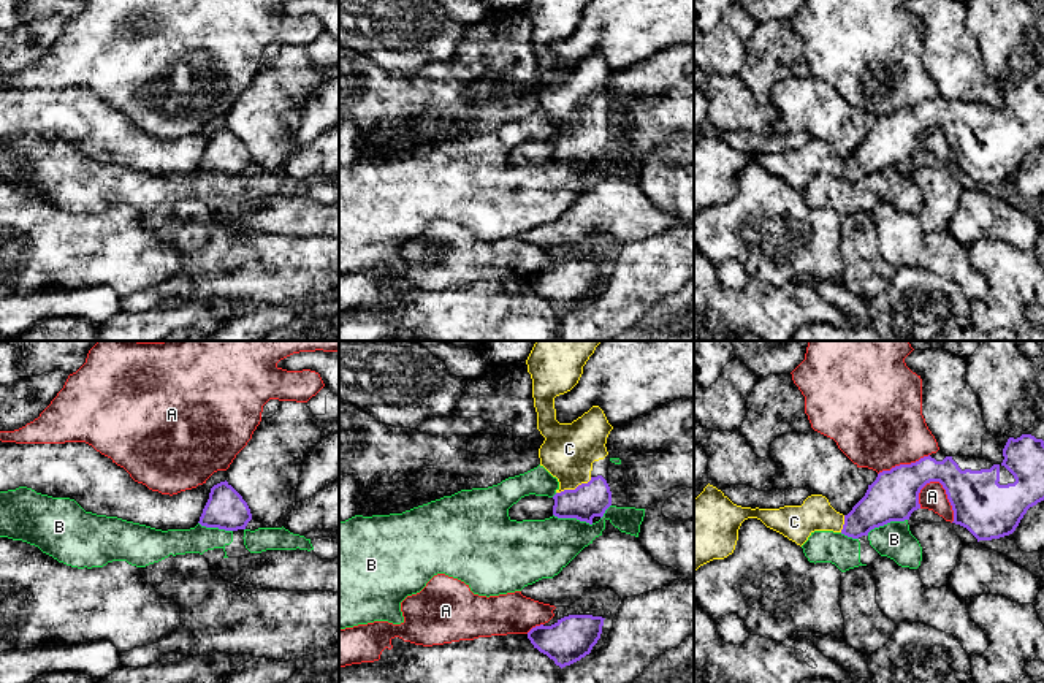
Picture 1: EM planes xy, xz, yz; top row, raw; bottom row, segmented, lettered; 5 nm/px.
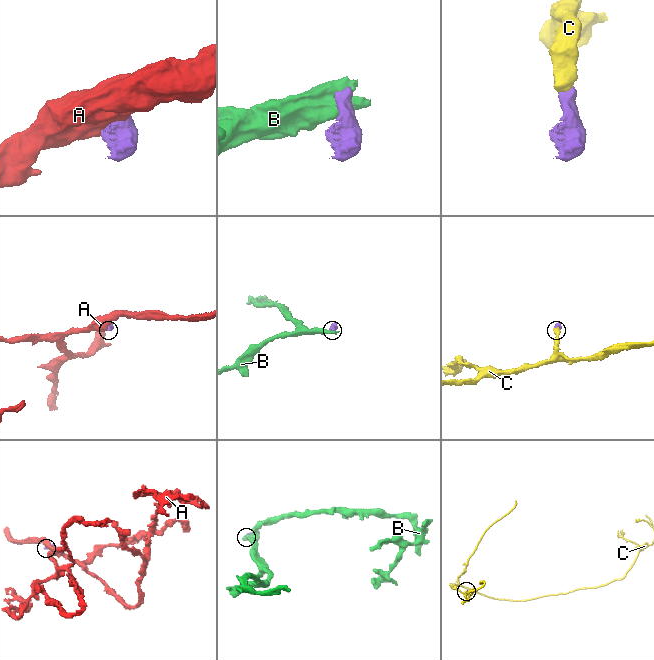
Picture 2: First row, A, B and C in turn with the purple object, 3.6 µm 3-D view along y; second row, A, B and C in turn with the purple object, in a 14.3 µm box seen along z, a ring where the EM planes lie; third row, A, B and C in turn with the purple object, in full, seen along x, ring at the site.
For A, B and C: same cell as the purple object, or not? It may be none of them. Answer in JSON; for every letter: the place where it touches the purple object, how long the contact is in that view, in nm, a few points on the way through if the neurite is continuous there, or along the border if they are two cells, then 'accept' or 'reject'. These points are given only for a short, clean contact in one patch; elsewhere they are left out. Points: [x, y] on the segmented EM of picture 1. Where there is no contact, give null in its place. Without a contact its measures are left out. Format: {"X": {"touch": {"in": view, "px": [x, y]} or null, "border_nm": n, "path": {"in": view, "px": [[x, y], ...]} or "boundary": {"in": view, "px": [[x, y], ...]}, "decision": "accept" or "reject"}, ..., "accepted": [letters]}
{"A": {"touch": {"in": "yz", "px": [948, 496]}, "border_nm": 240, "decision": "reject"}, "B": {"touch": {"in": "yz", "px": [886, 523]}, "border_nm": 220, "boundary": {"in": "yz", "px": [[906, 518], [875, 526], [867, 534]]}, "decision": "reject"}, "C": {"touch": {"in": "xz", "px": [575, 488]}, "border_nm": 200, "path": {"in": "xz", "px": [[590, 499], [575, 488], [569, 449]]}, "decision": "accept"}, "accepted": ["C"]}

